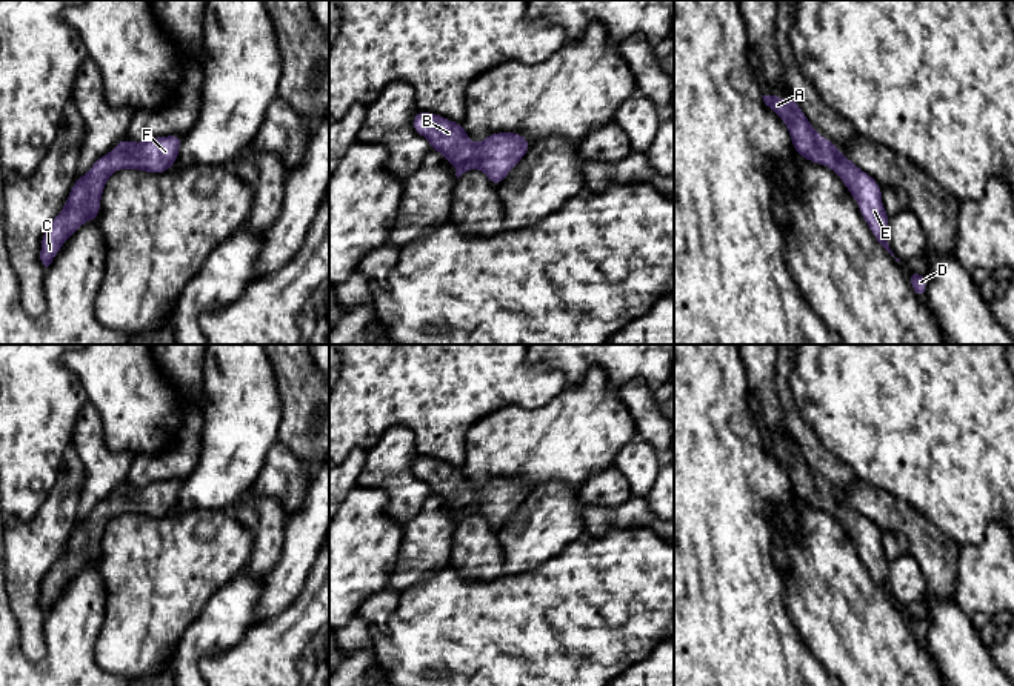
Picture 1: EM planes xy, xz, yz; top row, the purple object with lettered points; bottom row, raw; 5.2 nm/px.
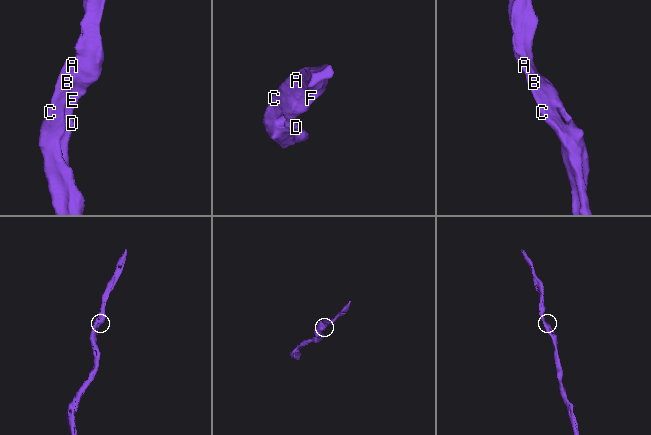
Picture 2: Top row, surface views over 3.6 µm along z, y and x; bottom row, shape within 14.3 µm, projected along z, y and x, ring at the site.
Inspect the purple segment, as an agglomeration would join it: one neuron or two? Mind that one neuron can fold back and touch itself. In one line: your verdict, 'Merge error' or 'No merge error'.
No merge error

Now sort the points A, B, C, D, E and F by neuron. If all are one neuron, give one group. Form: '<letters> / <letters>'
A B C D E F

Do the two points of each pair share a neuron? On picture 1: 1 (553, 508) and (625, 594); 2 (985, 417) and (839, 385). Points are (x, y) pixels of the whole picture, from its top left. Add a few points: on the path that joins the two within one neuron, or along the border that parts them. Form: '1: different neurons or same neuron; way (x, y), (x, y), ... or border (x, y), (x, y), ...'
1: different neurons; border (583, 531), (548, 557)
2: same neuron; way (948, 412), (931, 409), (919, 400), (876, 397)

